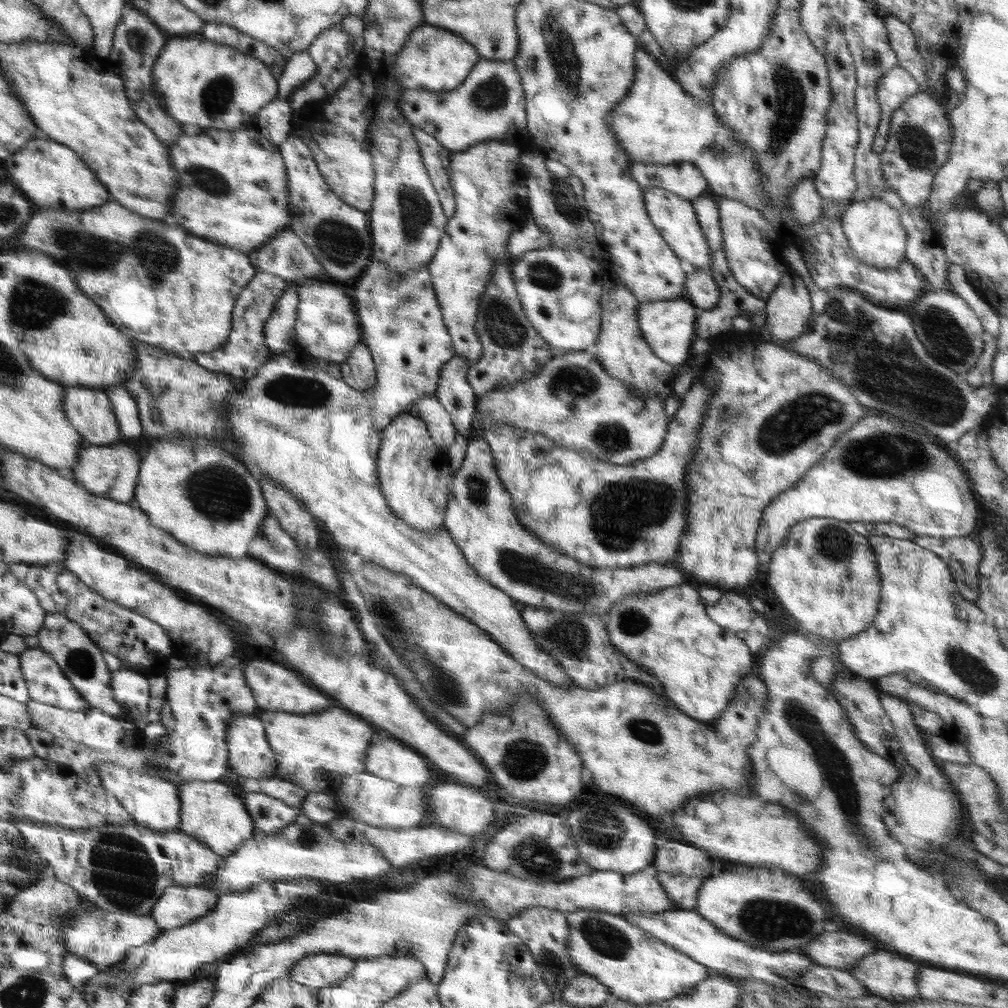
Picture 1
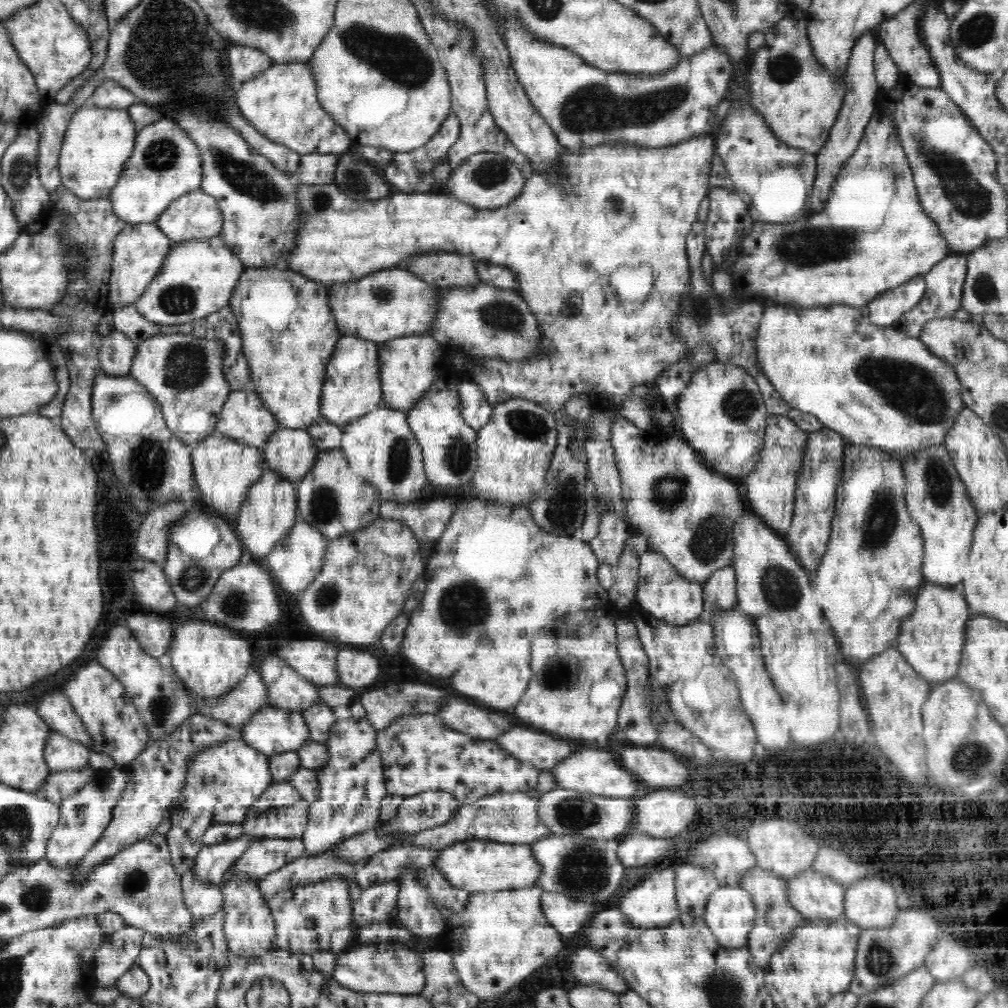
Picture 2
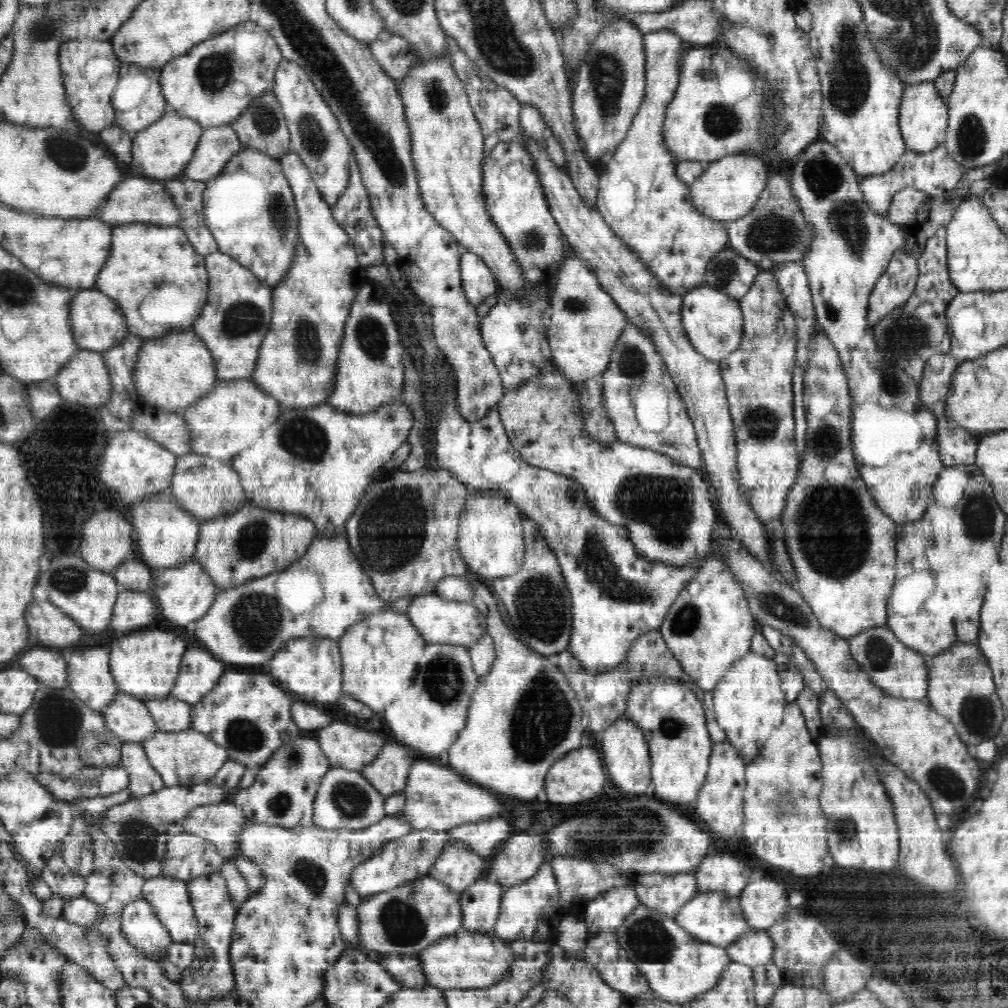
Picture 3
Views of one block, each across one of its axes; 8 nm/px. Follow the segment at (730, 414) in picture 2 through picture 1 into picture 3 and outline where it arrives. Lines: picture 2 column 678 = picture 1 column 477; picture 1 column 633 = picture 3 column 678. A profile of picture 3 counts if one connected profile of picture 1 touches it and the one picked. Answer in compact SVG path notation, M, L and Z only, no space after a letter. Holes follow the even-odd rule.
M630 323L624 328L620 339L614 344L610 365L601 375L602 391L604 391L604 409L608 419L614 423L616 440L635 447L649 448L653 451L668 455L672 460L692 468L702 468L702 451L698 446L694 425L686 410L686 405L677 392L676 383L666 369L664 361L658 354L657 348L648 335ZM640 384L664 385L669 394L669 423L662 432L646 432L636 421L634 403L630 399L628 388Z

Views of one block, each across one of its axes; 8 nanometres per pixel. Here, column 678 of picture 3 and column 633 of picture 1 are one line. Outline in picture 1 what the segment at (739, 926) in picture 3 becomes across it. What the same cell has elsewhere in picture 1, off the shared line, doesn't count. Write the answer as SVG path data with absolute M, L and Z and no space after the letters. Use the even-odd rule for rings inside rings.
M670 909L657 913L630 911L622 915L628 922L635 924L662 943L666 943L668 947L674 947L690 956L692 960L730 977L758 979L789 987L799 984L799 976L810 966L816 965L809 959L809 956L804 956L800 950L770 952L748 946L742 940L727 936L720 928L702 918L695 910Z

